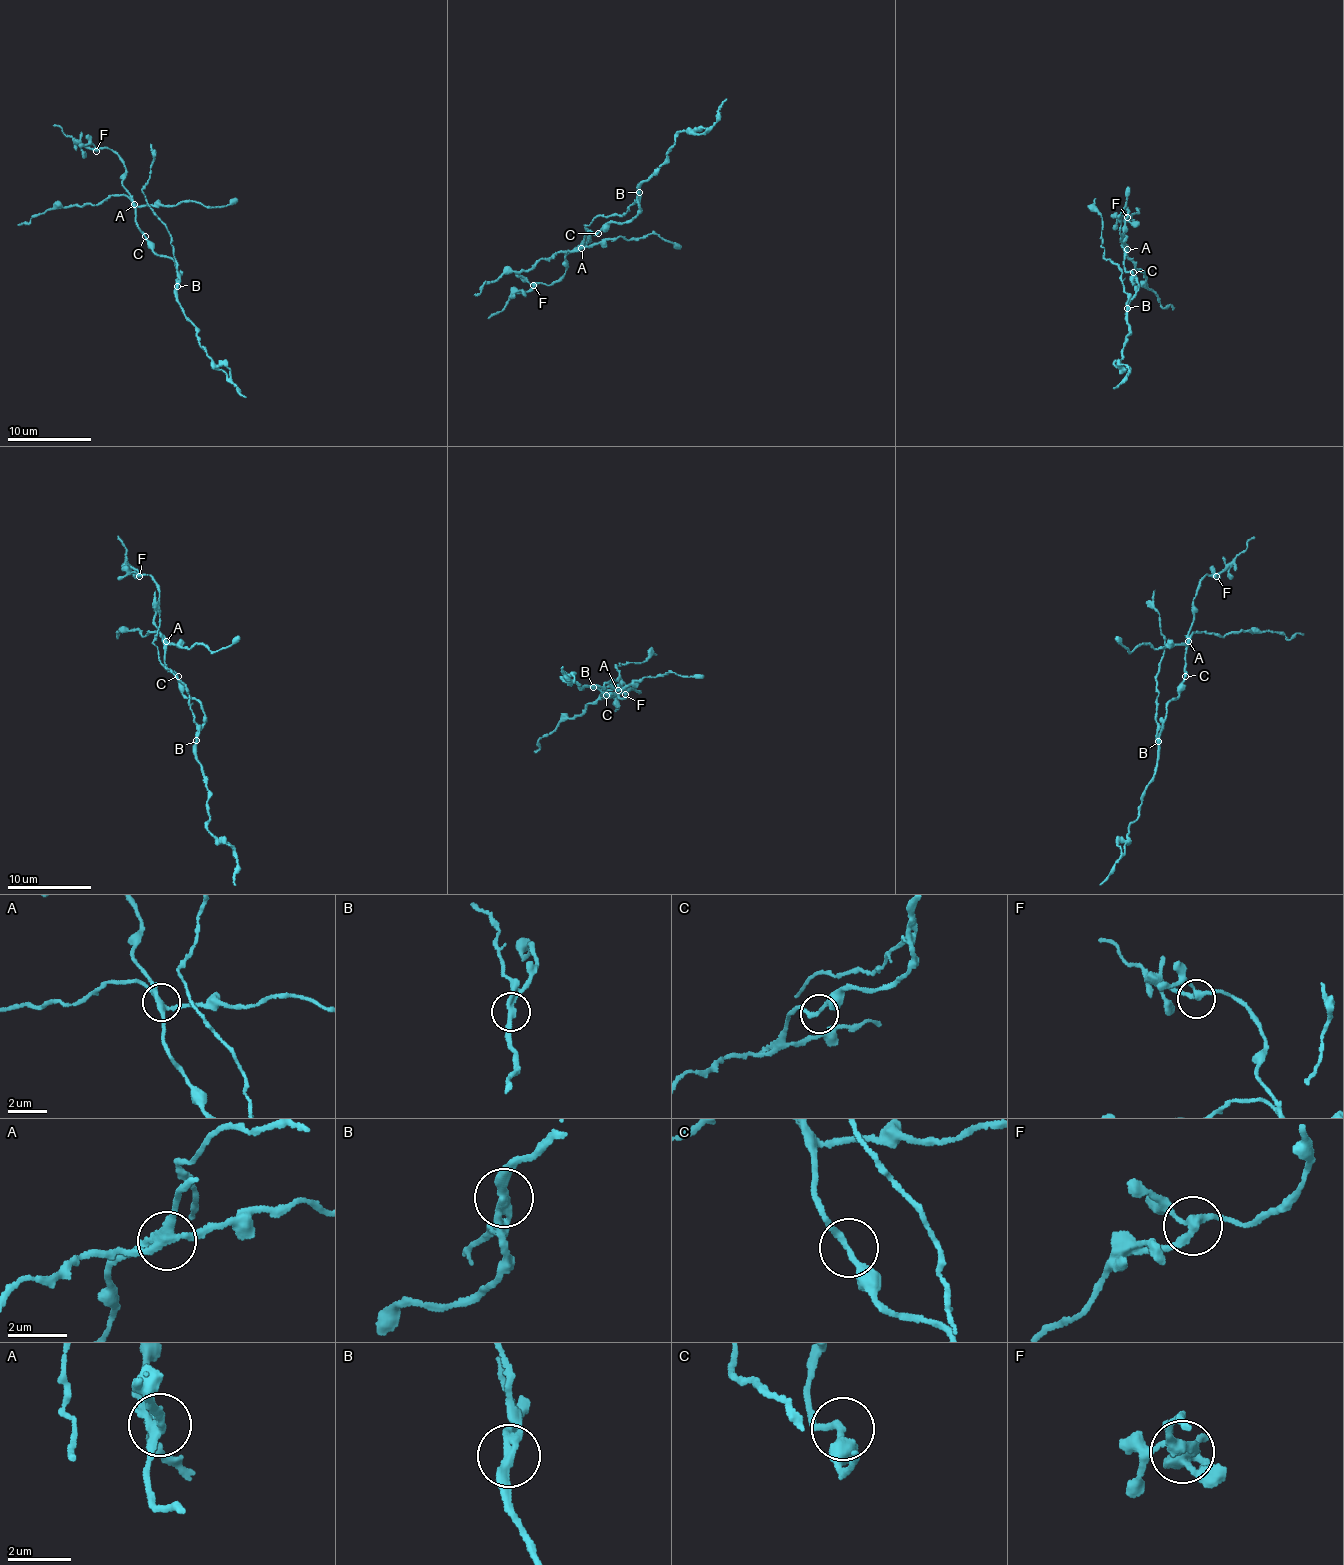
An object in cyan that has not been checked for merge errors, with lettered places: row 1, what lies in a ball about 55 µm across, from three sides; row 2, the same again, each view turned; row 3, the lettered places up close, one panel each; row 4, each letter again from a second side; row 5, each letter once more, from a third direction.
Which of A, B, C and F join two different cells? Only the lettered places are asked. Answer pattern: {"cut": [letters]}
{"cut": ["A", "B"]}

